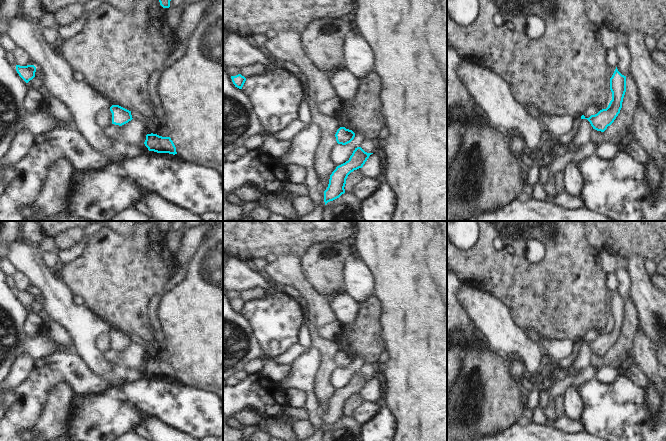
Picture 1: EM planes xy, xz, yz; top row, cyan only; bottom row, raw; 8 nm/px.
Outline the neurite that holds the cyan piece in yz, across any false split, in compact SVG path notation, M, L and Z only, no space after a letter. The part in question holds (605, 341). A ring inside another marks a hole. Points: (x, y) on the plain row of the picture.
M617 291L610 302L610 314L612 316L612 324L606 333L600 334L589 342L586 342L584 339L581 340L581 343L587 343L593 353L597 355L604 356L614 346L622 332L626 316L626 300L622 299Z

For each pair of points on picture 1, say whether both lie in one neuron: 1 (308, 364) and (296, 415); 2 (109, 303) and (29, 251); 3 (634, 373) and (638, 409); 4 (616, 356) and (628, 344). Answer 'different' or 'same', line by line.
1: different
2: different
3: different
4: same

